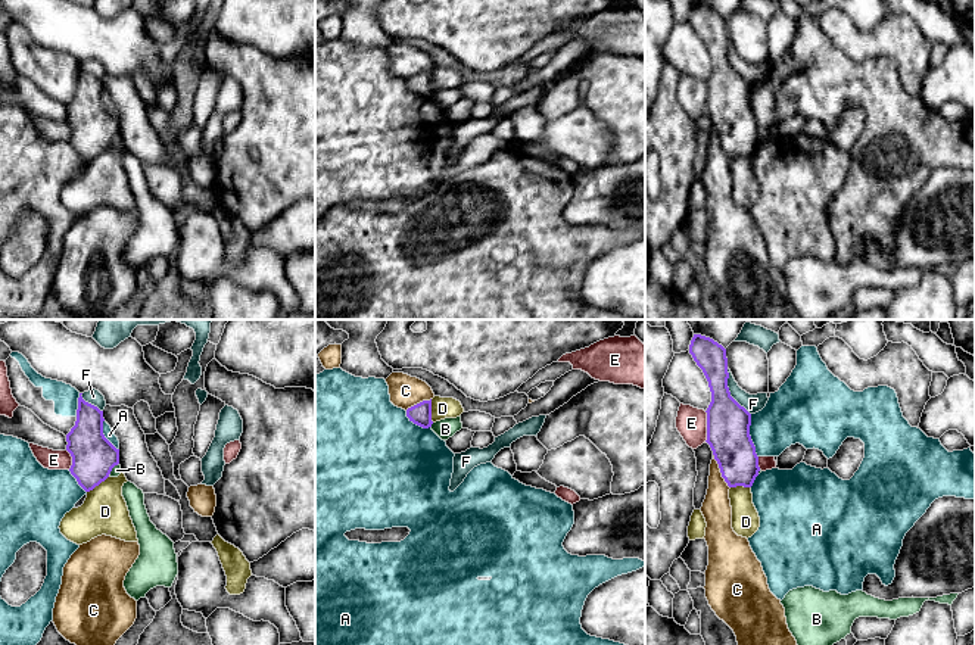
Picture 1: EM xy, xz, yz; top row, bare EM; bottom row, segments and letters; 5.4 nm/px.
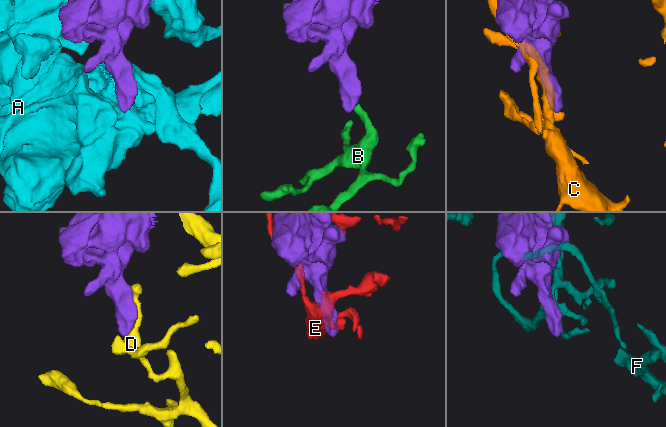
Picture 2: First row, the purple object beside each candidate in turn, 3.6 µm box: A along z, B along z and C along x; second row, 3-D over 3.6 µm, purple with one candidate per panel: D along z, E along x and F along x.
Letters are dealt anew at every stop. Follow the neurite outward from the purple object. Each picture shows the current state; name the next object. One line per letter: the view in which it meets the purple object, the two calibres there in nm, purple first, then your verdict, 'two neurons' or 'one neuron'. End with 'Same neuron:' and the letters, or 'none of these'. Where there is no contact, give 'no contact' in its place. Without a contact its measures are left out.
A: yz | 240/300 nm | two neurons
B: xz | 120/110 nm | two neurons
C: yz | 240/160 nm | two neurons
D: xz | 120/120 nm | two neurons
E: yz | 240/170 nm | two neurons
F: yz | 240/100 nm | two neurons
Same neuron: none of these

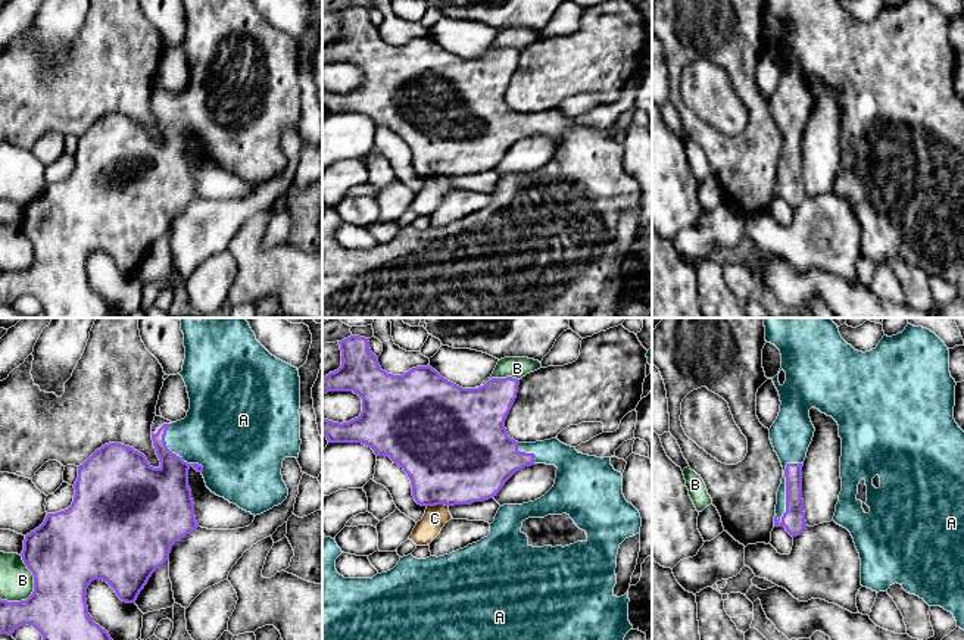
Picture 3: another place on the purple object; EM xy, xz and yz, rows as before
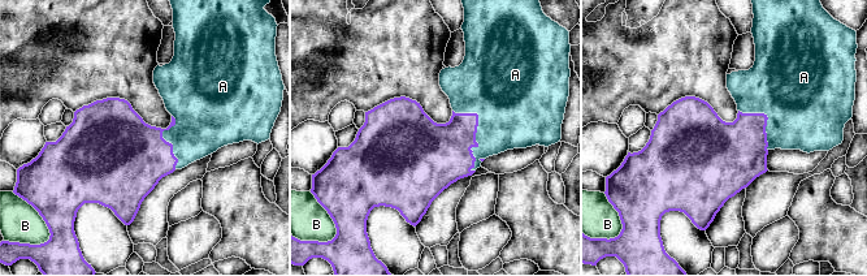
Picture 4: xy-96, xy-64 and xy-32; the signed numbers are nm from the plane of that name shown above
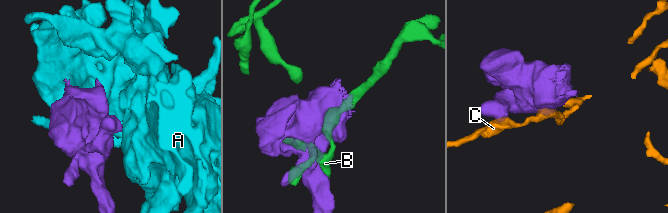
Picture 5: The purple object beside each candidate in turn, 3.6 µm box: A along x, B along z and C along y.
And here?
A: yz | 130/200 nm | one neuron
B: xy | 400/190 nm | two neurons
C: xz | 480/130 nm | two neurons
Same neuron: A

